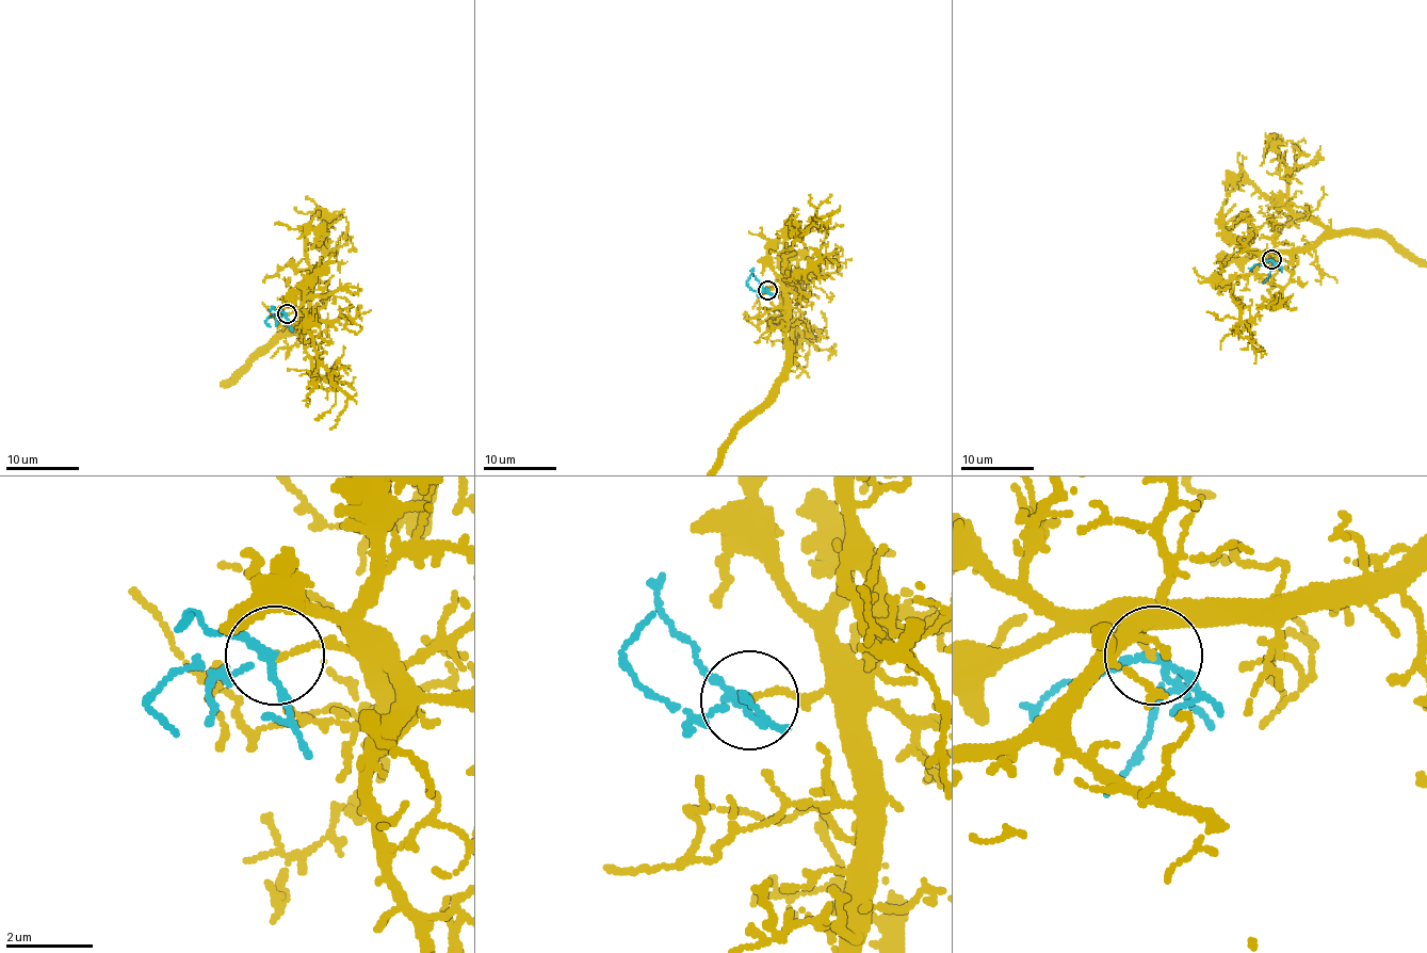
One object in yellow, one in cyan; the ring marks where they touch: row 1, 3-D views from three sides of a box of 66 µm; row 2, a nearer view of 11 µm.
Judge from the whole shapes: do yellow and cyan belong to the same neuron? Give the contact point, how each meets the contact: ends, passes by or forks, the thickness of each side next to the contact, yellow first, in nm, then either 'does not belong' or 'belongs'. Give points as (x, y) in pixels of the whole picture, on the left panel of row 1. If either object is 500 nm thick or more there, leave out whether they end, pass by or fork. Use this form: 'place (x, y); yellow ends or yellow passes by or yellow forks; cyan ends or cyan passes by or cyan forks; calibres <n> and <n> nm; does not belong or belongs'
place (287, 313); yellow ends; cyan forks; calibres 110 and 160 nm; belongs

